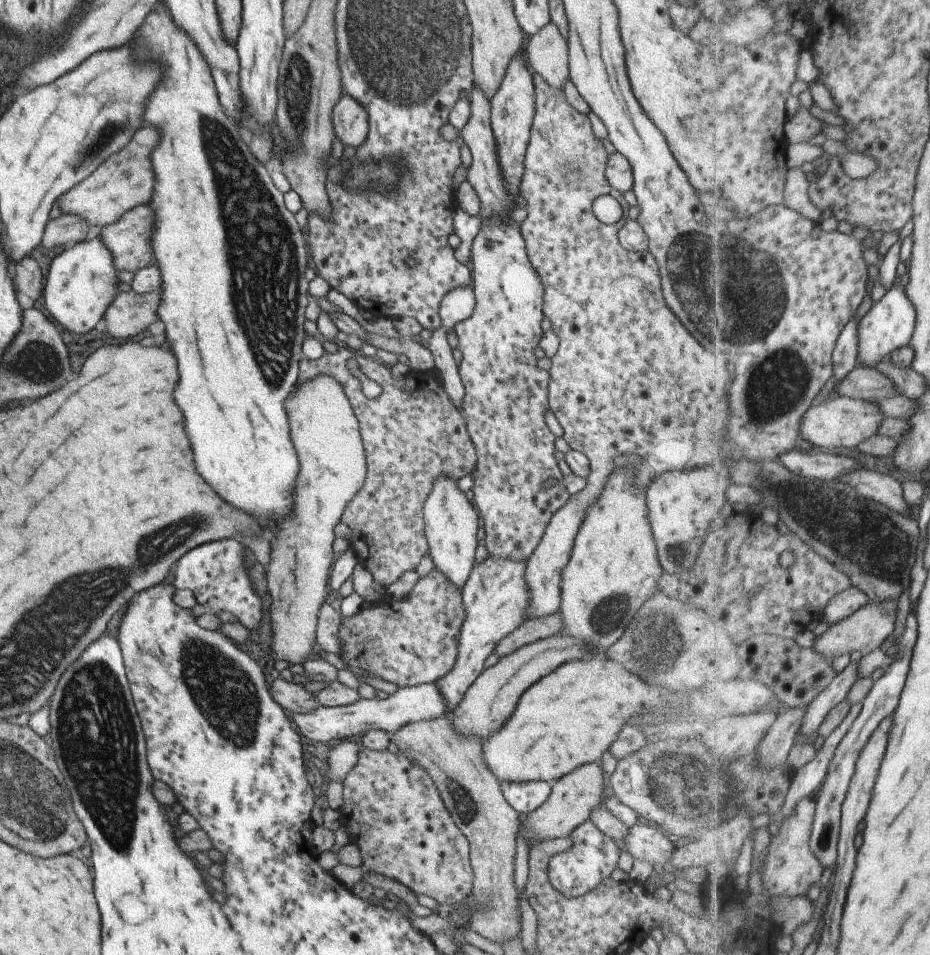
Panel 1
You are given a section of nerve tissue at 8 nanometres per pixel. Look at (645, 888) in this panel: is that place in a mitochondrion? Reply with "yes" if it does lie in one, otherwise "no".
no

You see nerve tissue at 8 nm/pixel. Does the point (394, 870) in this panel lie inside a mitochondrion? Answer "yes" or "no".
no

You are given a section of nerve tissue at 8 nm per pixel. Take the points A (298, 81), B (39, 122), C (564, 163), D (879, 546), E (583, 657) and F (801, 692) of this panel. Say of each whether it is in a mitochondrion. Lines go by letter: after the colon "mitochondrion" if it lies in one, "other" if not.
A: mitochondrion
B: other
C: mitochondrion
D: mitochondrion
E: other
F: other

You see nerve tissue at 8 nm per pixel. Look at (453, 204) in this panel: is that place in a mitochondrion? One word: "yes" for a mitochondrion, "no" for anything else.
no

